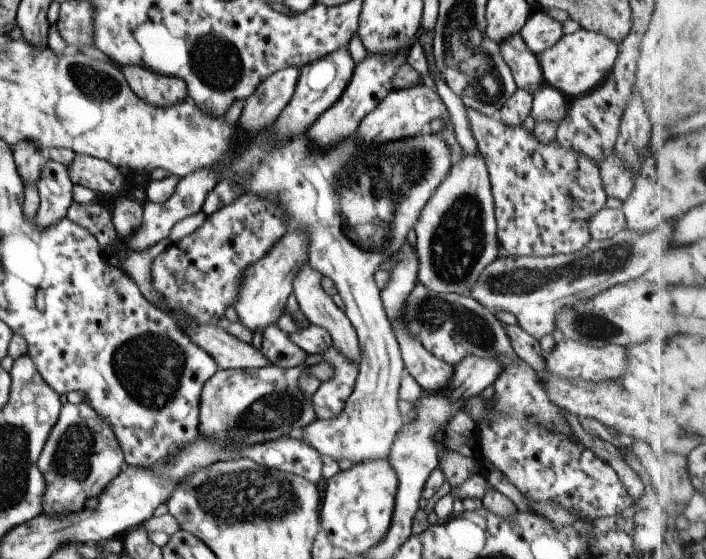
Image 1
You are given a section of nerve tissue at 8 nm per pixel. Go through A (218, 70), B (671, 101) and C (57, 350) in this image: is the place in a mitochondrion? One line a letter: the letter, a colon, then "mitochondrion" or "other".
A: mitochondrion
B: other
C: other

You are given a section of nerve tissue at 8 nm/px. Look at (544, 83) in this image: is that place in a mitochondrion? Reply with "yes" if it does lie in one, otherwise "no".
no

